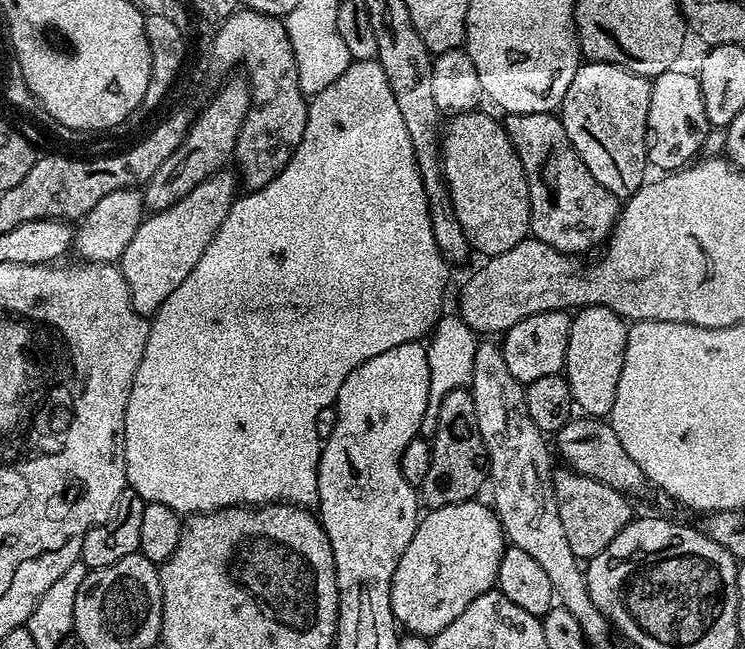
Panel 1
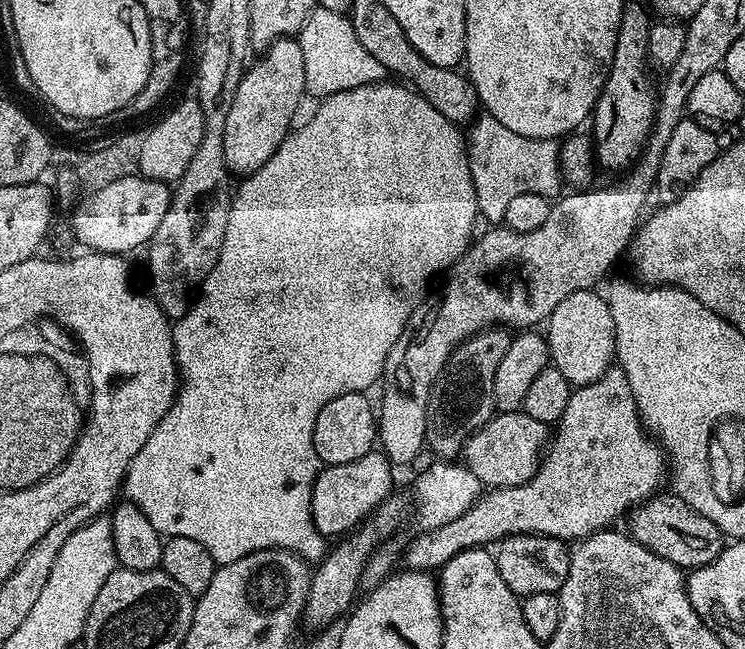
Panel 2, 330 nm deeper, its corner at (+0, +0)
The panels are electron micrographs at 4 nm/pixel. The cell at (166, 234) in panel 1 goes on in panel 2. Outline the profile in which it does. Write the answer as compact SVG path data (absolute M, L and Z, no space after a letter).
M281 38L272 41L263 49L261 60L253 59L244 69L244 76L238 82L238 90L230 102L230 114L226 114L226 130L224 131L224 149L226 150L226 166L229 173L251 174L257 172L282 146L293 127L292 119L300 108L300 99L305 99L305 63L299 39Z

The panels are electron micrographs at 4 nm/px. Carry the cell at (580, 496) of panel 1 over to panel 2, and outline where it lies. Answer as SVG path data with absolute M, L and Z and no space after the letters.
M657 494L644 501L627 517L626 528L631 537L680 569L691 570L712 564L726 546L724 533L714 526L714 522L710 522L710 518L698 514L698 510L682 498L675 494L664 495Z

